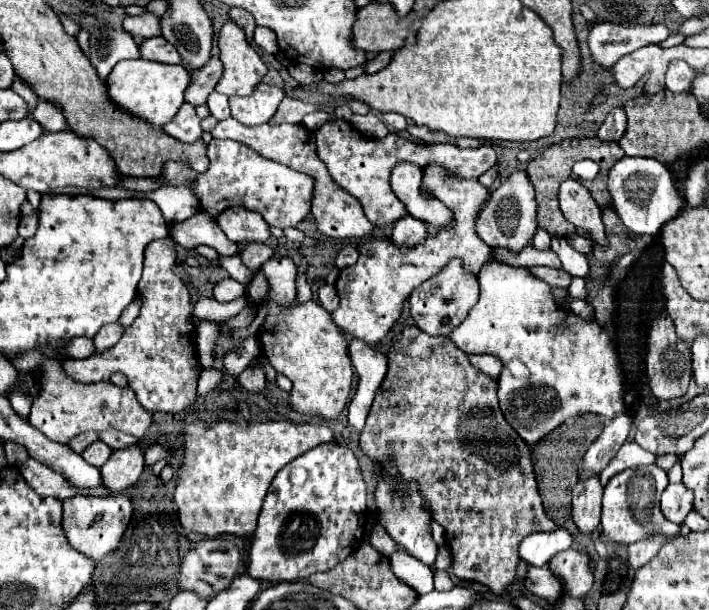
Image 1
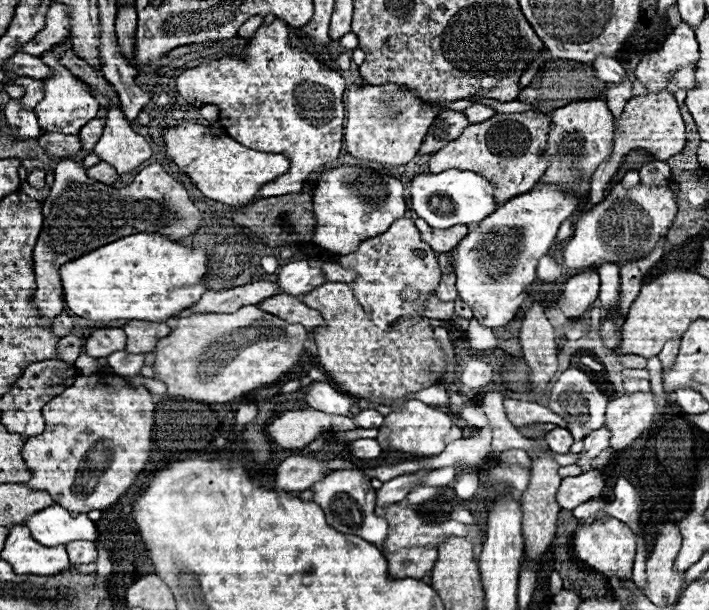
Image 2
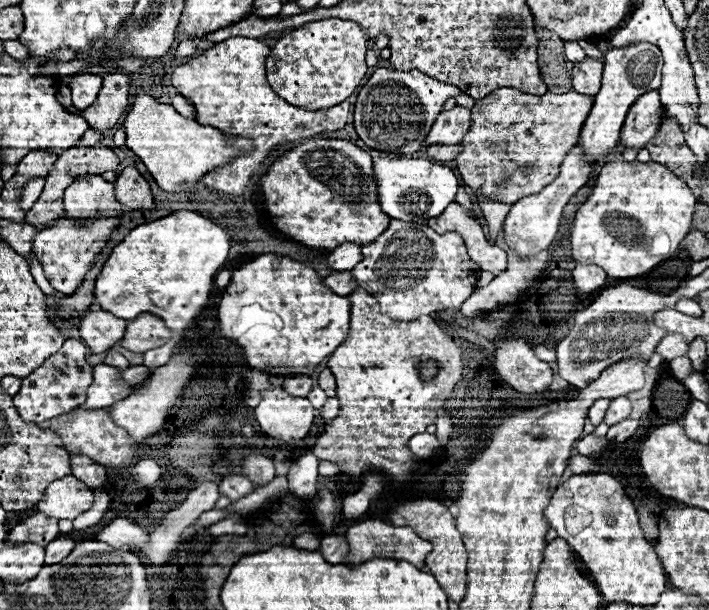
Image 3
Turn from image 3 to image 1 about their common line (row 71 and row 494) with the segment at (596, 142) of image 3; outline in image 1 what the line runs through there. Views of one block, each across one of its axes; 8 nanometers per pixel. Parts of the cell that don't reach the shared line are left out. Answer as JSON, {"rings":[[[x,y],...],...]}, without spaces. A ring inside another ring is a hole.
{"rings":[[[656,464],[628,468],[612,476],[604,488],[604,500],[602,500],[604,538],[608,542],[630,546],[632,542],[638,542],[650,536],[666,536],[666,538],[676,536],[680,526],[674,522],[668,522],[660,510],[660,494],[664,492],[666,486],[668,486],[668,476]]]}

